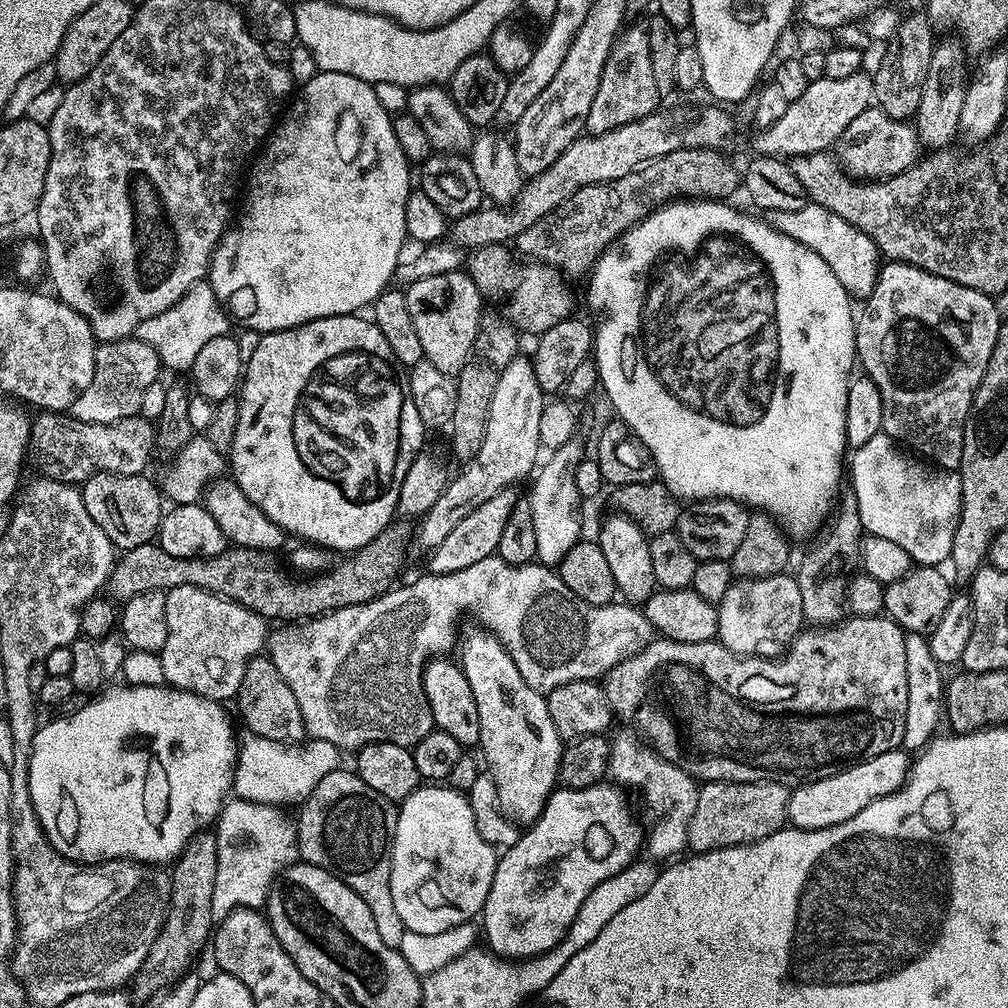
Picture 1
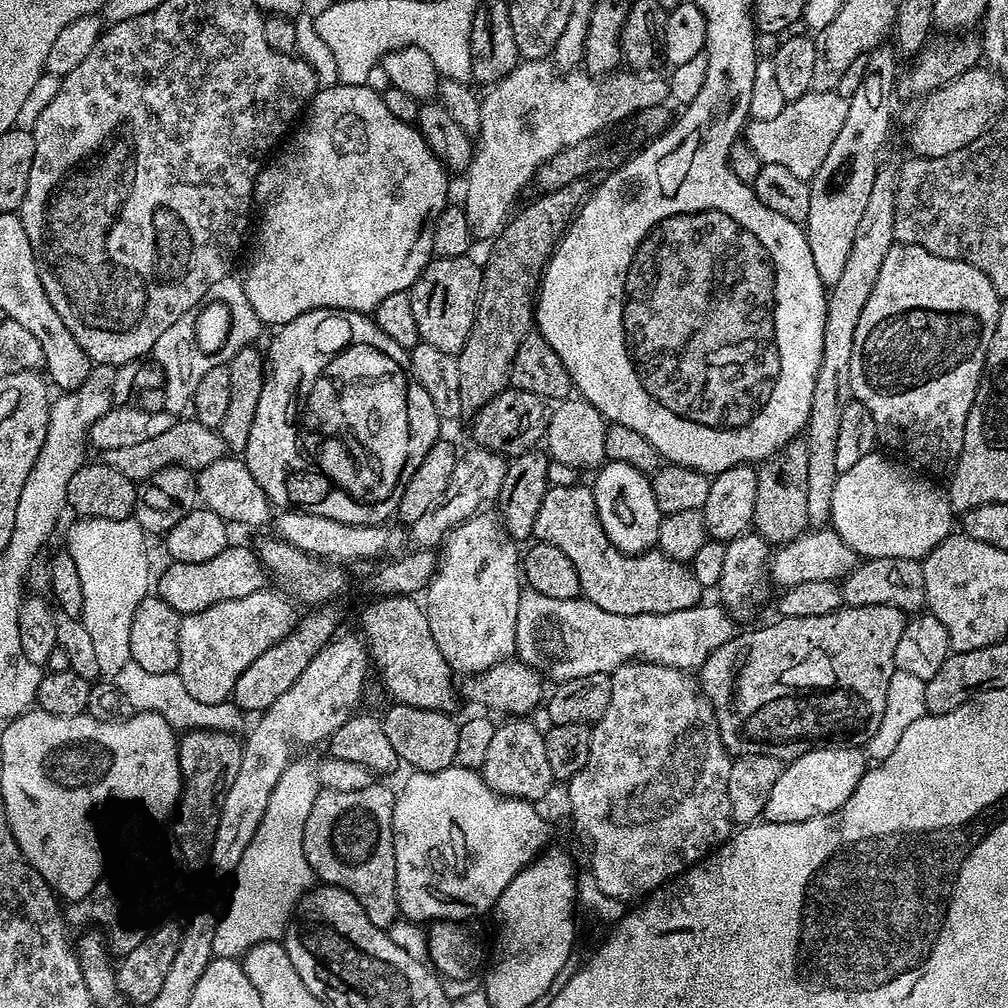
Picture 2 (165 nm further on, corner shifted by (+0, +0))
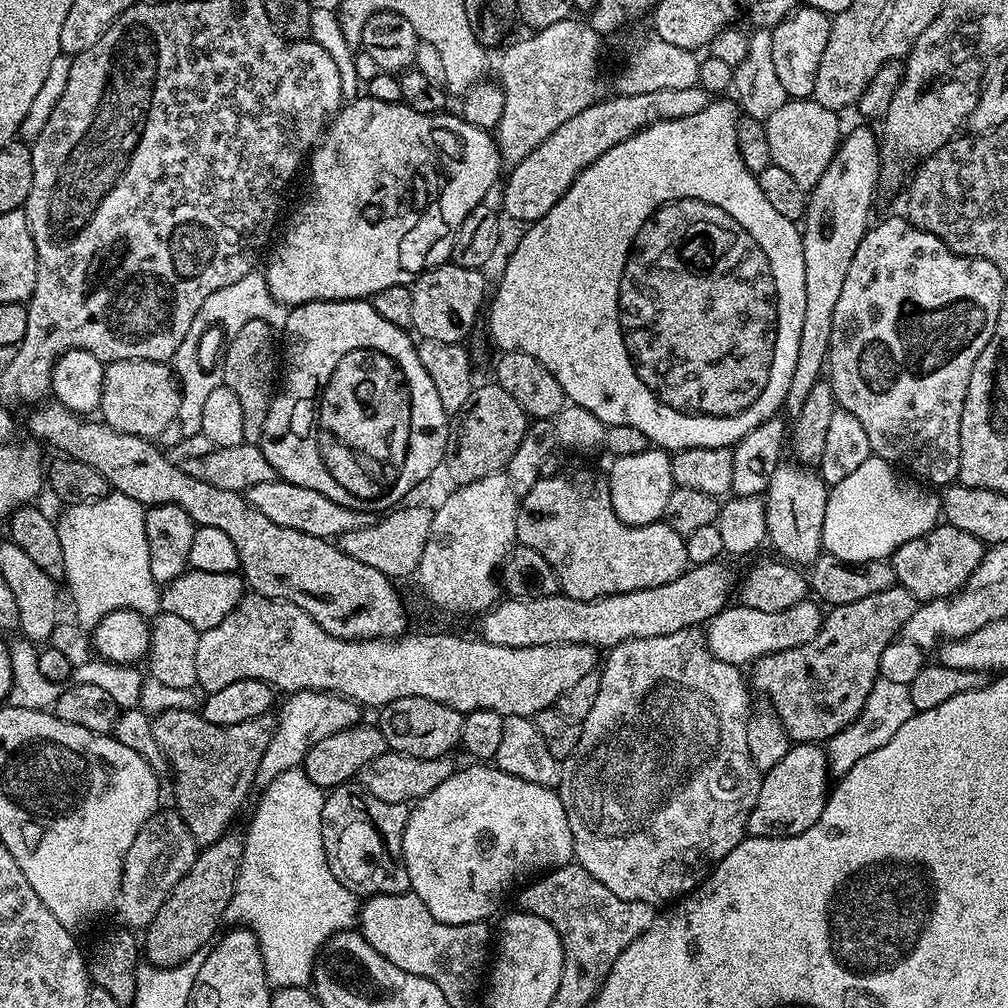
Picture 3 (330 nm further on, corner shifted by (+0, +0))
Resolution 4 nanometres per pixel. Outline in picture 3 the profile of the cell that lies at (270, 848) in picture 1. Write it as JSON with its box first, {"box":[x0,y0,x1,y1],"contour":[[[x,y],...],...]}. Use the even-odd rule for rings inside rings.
{"box":[227,767,358,989],"contour":[[[299,767],[278,774],[278,778],[274,778],[274,782],[270,782],[259,795],[256,813],[244,836],[244,853],[227,919],[255,934],[264,973],[273,989],[302,988],[312,984],[312,971],[316,969],[316,961],[328,939],[335,932],[351,929],[357,923],[358,897],[334,878],[334,870],[330,870],[326,862],[326,850],[322,846],[325,789],[310,782],[303,767]]]}

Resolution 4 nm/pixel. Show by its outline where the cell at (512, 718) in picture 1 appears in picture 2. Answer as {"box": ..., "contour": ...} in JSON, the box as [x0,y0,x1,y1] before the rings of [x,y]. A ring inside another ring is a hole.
{"box":[426,510,522,673],"contour":[[[481,510],[449,532],[438,552],[436,573],[428,581],[426,611],[434,642],[453,673],[484,672],[503,660],[513,659],[516,650],[516,619],[522,591],[522,560],[516,556],[517,541],[504,529],[495,511]]]}

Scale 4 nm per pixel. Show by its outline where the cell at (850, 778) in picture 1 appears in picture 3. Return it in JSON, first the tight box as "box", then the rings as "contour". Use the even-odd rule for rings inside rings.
{"box":[748,742,830,836],"contour":[[[796,742],[789,747],[786,758],[778,762],[770,771],[763,773],[760,781],[760,793],[754,802],[754,810],[748,812],[748,830],[750,836],[797,836],[802,830],[810,830],[824,813],[824,804],[830,791],[830,769],[827,751],[816,742]]]}

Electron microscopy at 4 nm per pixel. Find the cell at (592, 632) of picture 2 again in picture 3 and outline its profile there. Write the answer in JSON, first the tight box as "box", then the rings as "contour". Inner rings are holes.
{"box":[706,599,822,666],"contour":[[[811,599],[798,602],[798,606],[790,606],[790,610],[777,612],[729,606],[712,617],[706,625],[708,649],[722,662],[744,666],[744,663],[747,665],[775,652],[785,652],[794,646],[802,646],[818,634],[822,619],[822,608],[820,612],[819,607],[821,608],[821,605]]]}

